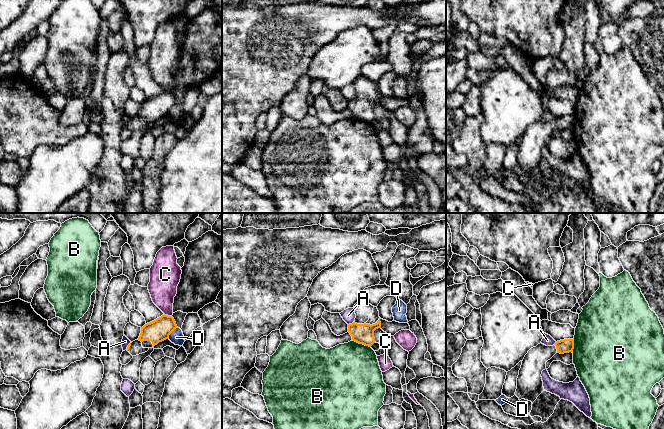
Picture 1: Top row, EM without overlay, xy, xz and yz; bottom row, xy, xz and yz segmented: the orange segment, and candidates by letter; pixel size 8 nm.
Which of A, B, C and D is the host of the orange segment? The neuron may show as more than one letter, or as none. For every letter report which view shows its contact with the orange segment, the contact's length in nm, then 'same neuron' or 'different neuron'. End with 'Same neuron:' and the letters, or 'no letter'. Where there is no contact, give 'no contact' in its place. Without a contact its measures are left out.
A: contact in xz; length 70 nm; different neuron
B: contact in xz; length 170 nm; different neuron
C: contact in xy; length 70 nm; different neuron
D: contact in xy; length 130 nm; different neuron
Same neuron: no letter

